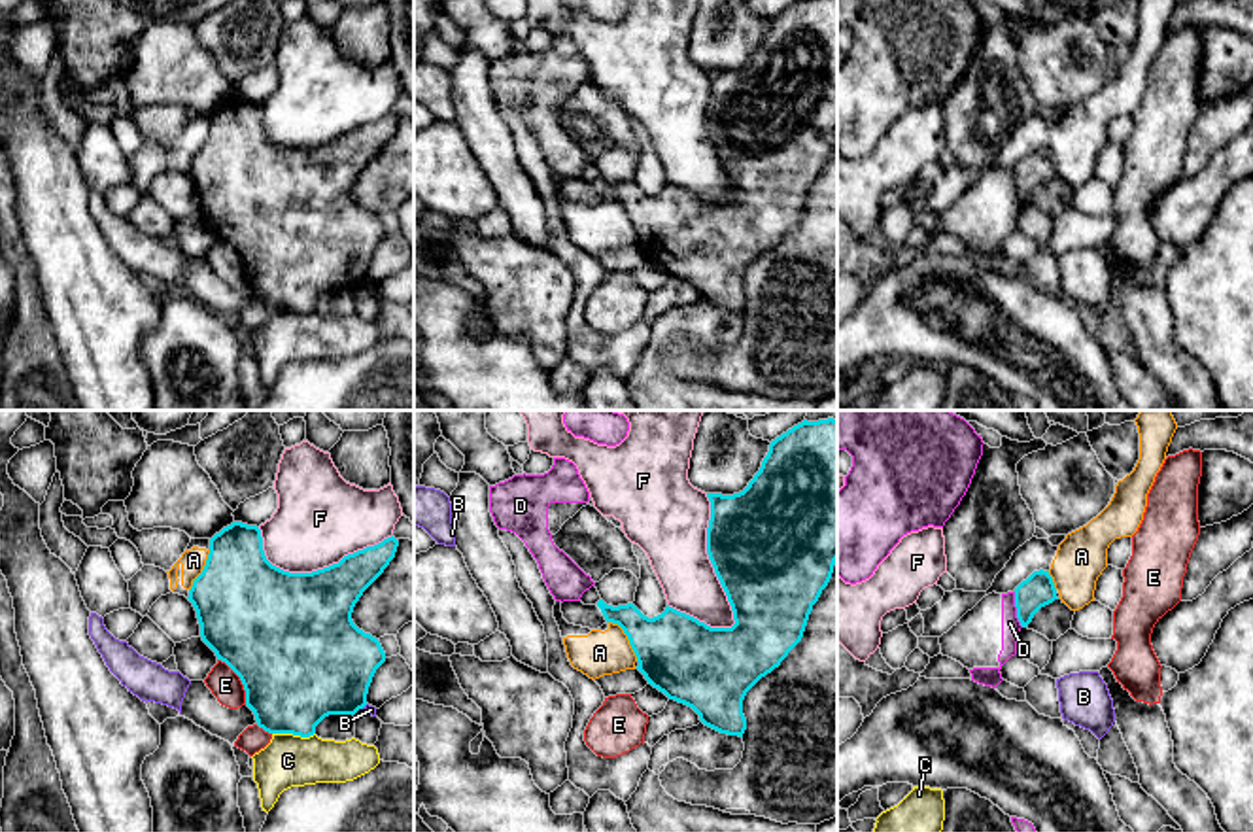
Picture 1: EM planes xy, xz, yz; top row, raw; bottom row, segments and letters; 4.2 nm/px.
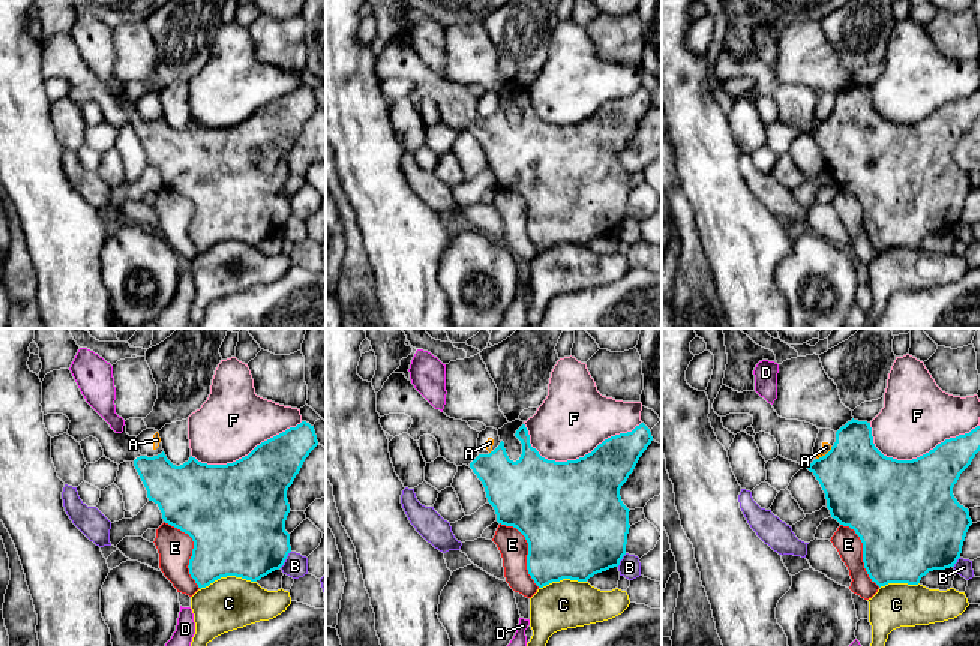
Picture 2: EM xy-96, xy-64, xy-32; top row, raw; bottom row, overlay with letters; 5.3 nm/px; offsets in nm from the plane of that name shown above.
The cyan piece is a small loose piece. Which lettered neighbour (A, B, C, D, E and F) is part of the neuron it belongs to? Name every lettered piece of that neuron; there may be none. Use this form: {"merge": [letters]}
{"merge": []}

